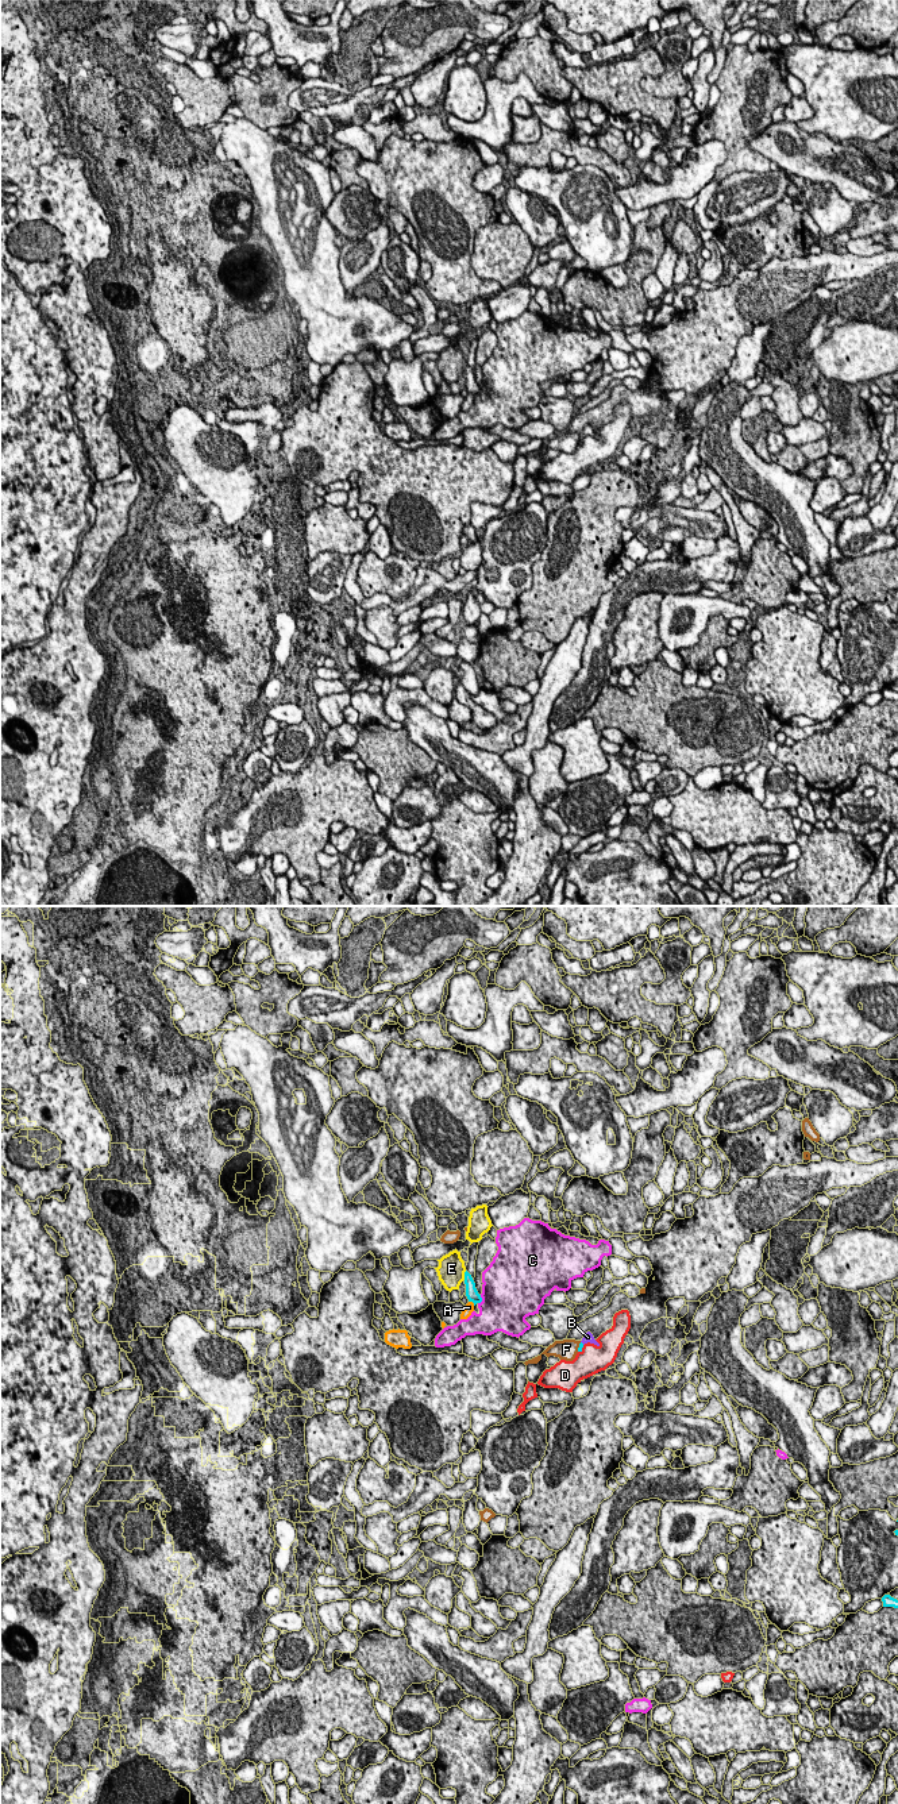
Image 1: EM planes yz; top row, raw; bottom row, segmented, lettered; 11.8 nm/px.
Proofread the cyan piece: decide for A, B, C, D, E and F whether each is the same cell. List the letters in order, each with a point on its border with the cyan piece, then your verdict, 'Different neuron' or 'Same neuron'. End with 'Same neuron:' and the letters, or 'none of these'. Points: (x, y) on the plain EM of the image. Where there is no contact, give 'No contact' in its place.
A: Touches cyan at yz (471, 393). Different neuron
B: No contact. Same neuron
C: Touches cyan at yz (481, 392). Different neuron
D: Touches cyan at yz (581, 442). Different neuron
E: Touches cyan at yz (465, 367). Different neuron
F: Touches cyan at yz (579, 439). Different neuron
Same neuron: B

